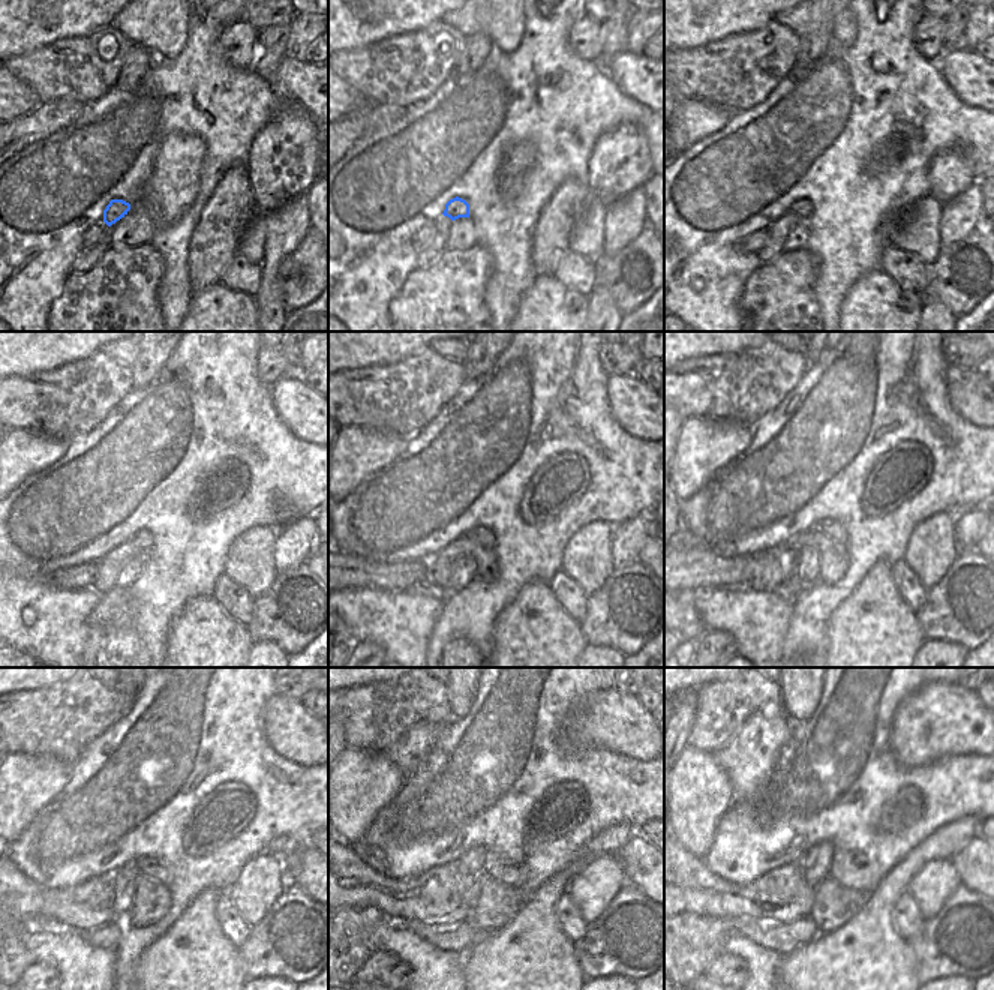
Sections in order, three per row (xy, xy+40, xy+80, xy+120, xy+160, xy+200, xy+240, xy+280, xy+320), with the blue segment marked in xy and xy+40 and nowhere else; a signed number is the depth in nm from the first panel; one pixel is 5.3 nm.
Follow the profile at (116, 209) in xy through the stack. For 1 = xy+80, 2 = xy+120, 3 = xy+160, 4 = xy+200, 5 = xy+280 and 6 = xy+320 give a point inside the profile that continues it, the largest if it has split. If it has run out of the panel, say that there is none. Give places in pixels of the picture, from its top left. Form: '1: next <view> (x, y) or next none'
1: next xy+80 (801, 209)
2: next xy+120 (141, 540)
3: next xy+160 (482, 536)
4: next xy+200 (829, 528)
5: next xy+280 (498, 867)
6: next xy+320 (853, 869)

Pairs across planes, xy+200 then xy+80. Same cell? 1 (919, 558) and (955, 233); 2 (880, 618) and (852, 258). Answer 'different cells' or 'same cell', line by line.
1: different cells
2: different cells

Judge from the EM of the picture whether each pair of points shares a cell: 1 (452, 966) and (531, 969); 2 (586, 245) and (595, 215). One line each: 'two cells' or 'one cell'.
1: two cells
2: one cell

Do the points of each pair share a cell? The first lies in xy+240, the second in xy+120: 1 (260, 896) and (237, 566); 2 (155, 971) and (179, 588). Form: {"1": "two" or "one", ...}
{"1": "one", "2": "two"}

